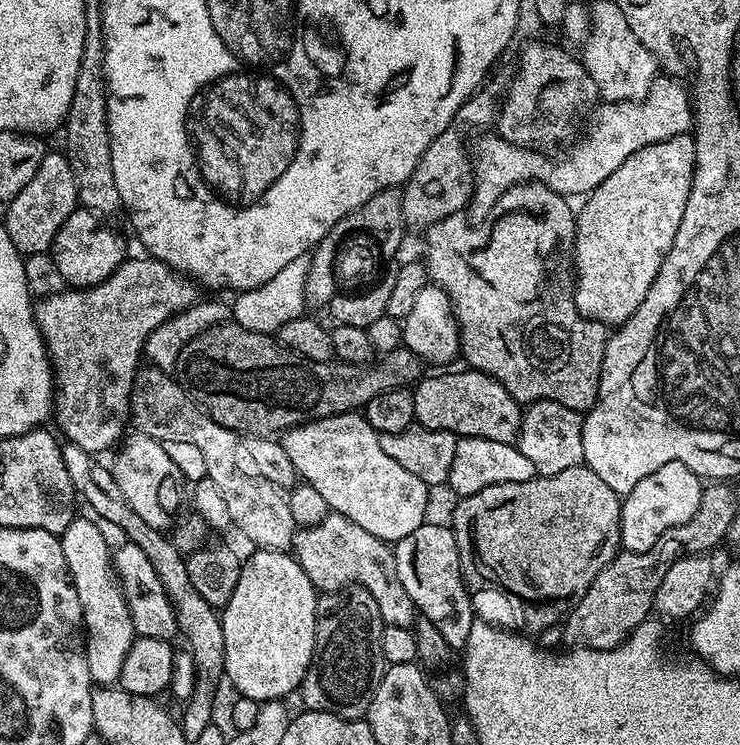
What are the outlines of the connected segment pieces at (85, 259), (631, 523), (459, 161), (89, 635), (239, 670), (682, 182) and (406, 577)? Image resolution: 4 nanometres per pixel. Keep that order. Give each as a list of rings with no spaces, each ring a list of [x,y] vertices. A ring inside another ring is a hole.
[[[77,206],[70,218],[62,222],[62,230],[58,230],[50,251],[65,285],[89,288],[110,278],[110,274],[114,274],[114,270],[118,270],[118,266],[124,263],[126,253],[123,238],[104,224],[107,223],[101,217],[83,206]]]
[[[677,460],[658,466],[654,474],[646,474],[634,490],[627,492],[620,505],[620,543],[623,551],[645,552],[658,542],[663,532],[682,526],[682,522],[690,522],[690,518],[694,518],[694,510],[698,510],[701,491],[701,477]]]
[[[458,128],[446,129],[426,146],[426,154],[422,154],[418,166],[414,166],[414,174],[402,186],[402,218],[409,229],[427,230],[434,222],[463,213],[469,207],[474,187],[474,160],[469,149],[468,152],[464,149]]]
[[[84,514],[77,515],[70,526],[59,533],[59,537],[68,573],[72,578],[72,585],[76,587],[78,602],[84,615],[84,653],[88,669],[97,685],[115,685],[120,678],[122,662],[126,662],[126,654],[137,634],[132,625],[124,591],[120,589],[120,581],[116,579],[116,569],[112,567],[113,549],[106,546],[95,519],[87,520]]]
[[[256,550],[240,565],[238,586],[220,616],[224,674],[239,695],[266,701],[288,698],[299,689],[312,661],[318,590],[295,556],[284,550]]]
[[[673,134],[670,138],[642,146],[606,178],[598,187],[589,192],[584,204],[576,212],[576,251],[574,253],[574,275],[576,286],[574,295],[576,309],[586,318],[597,320],[609,326],[625,324],[642,306],[642,298],[650,290],[670,246],[686,202],[690,198],[692,175],[696,169],[696,142],[691,135]]]
[[[424,523],[422,526],[418,526],[418,530],[414,530],[414,534],[406,534],[406,538],[395,541],[394,551],[398,578],[402,578],[402,590],[406,590],[406,594],[410,594],[417,613],[423,619],[434,622],[434,630],[438,630],[438,634],[442,634],[442,638],[446,638],[446,642],[453,650],[460,650],[467,642],[474,615],[469,589],[464,589],[464,580],[460,577],[460,548],[456,545],[456,536],[451,530],[452,528],[448,526]]]

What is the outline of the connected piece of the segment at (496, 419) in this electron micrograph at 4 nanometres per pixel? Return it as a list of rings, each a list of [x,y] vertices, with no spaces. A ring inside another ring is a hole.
[[[463,370],[444,372],[441,376],[425,375],[411,389],[415,423],[422,428],[441,428],[456,437],[486,438],[490,442],[513,443],[520,432],[522,405],[494,378],[484,372]]]

